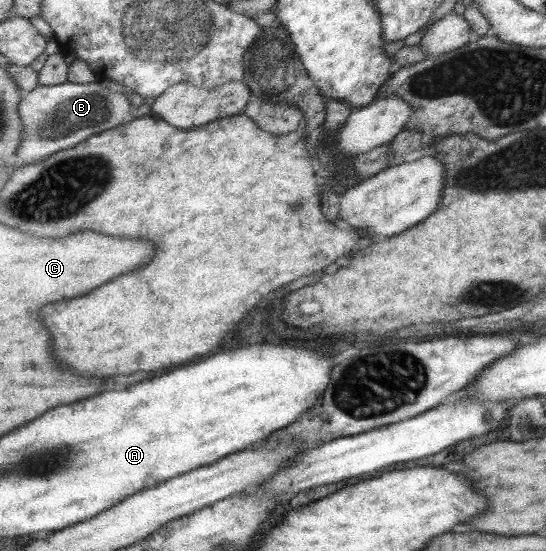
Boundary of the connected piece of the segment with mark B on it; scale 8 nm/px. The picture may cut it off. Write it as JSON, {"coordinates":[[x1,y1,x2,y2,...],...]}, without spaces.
{"coordinates":[[66,81,56,86,40,85,26,96,22,95,19,104,23,135,17,150,18,158,22,158,24,165,29,165,36,158,75,147,91,136,125,124,133,112,134,108,126,95,110,91,100,83]]}

